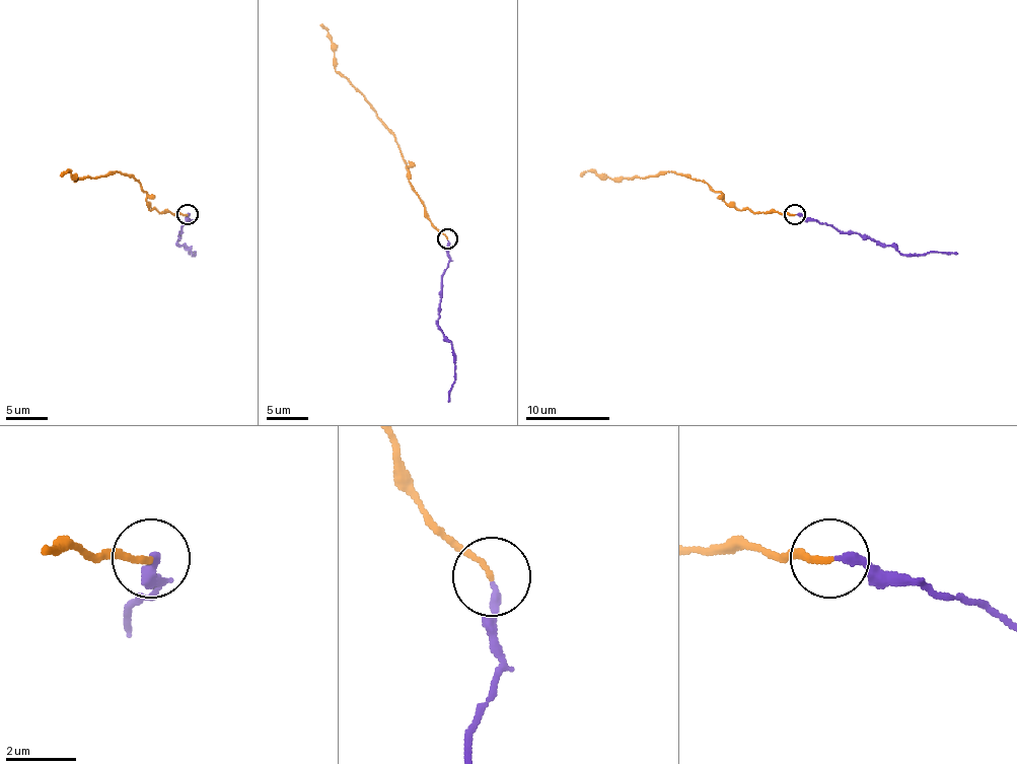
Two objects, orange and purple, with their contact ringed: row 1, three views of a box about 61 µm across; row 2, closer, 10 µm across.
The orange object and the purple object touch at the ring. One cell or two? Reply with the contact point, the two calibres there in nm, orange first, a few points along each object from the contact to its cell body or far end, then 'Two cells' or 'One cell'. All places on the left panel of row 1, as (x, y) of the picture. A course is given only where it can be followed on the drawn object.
Place: (188, 214). Thickness 160 nm (orange) against 240 nm. Course of orange: (187, 214), (151, 209), (147, 193), (132, 176), (111, 171), (94, 178), (73, 178), (69, 171), (61, 174). Course of purple: (187, 214), (189, 220), (178, 234), (178, 244), (191, 254), (195, 252), (189, 254). One cell

